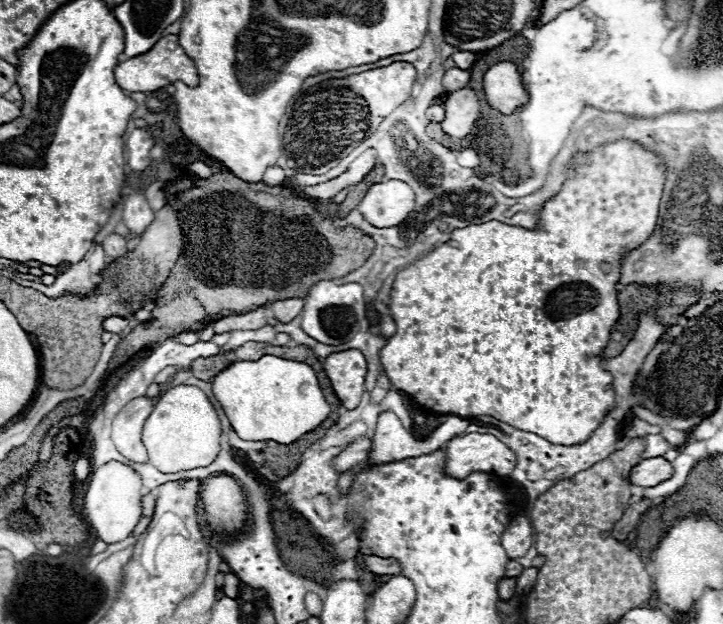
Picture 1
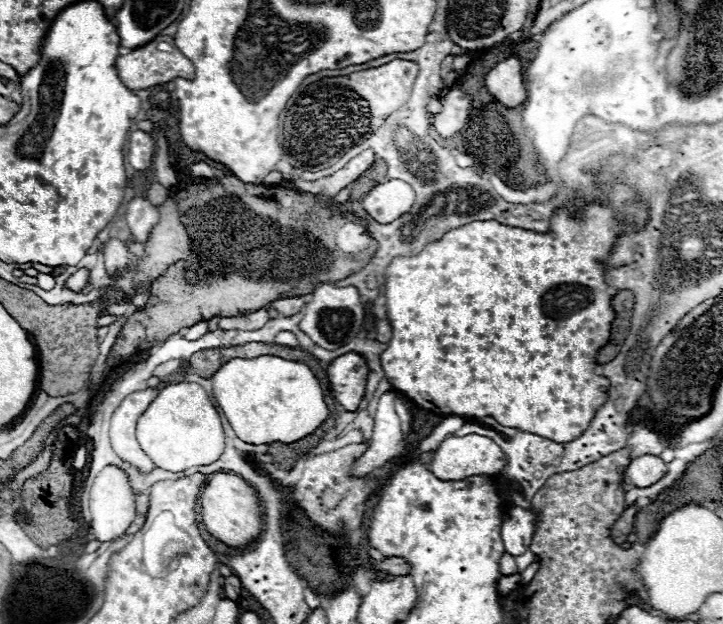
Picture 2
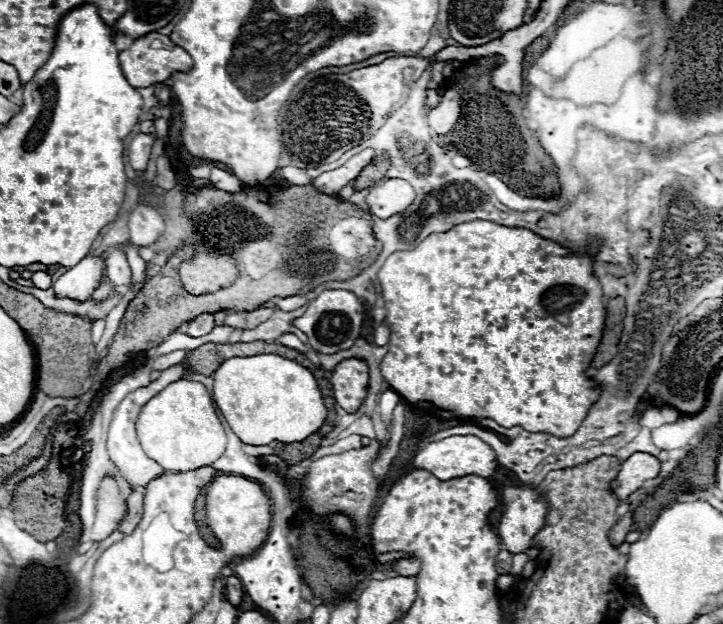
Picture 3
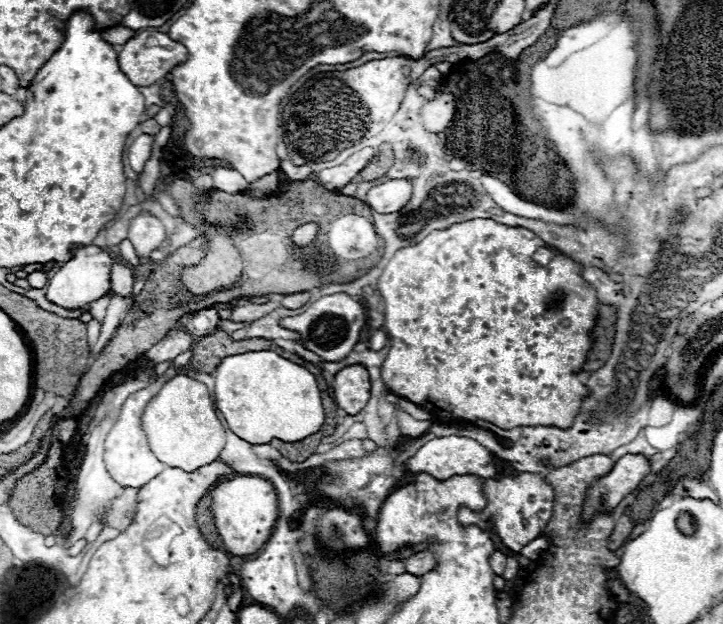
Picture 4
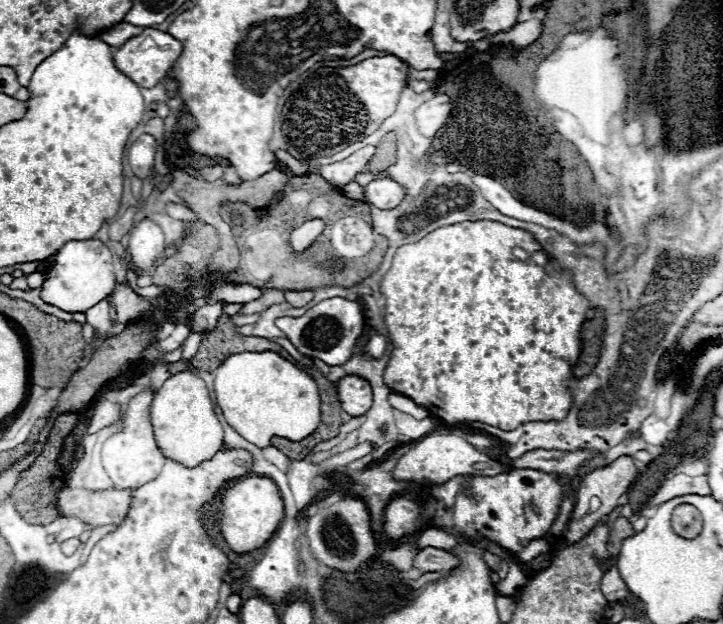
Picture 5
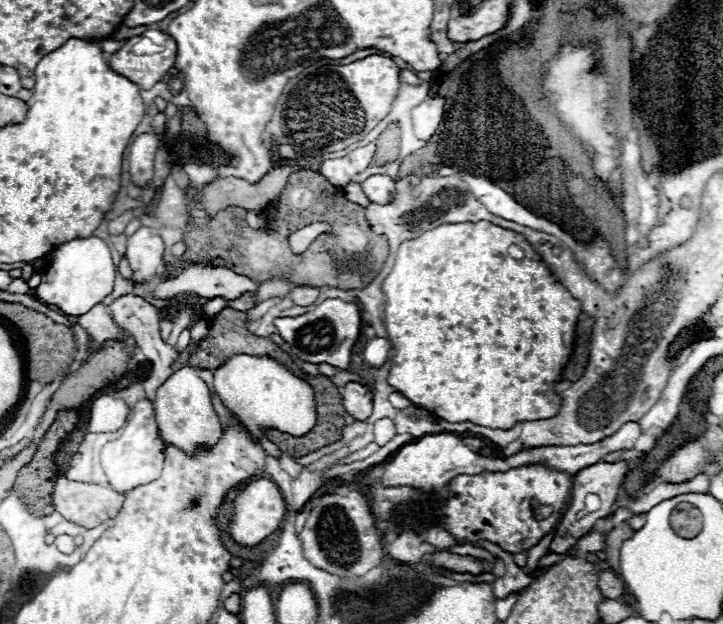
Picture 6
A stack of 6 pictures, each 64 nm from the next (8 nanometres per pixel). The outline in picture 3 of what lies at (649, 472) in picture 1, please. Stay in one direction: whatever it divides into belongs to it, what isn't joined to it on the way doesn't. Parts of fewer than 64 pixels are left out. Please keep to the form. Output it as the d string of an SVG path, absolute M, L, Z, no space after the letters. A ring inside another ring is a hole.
M636 452L622 462L618 476L610 484L610 488L618 496L618 500L624 500L632 492L636 492L644 480L656 478L658 472L660 472L660 462L654 456Z

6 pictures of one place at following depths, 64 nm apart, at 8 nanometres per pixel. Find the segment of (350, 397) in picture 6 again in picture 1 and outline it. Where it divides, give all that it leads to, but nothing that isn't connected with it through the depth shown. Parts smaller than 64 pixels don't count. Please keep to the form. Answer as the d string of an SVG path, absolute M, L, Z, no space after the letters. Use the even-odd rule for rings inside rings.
M344 350L338 354L330 354L324 362L324 370L340 404L348 410L354 410L364 394L366 360L362 352Z

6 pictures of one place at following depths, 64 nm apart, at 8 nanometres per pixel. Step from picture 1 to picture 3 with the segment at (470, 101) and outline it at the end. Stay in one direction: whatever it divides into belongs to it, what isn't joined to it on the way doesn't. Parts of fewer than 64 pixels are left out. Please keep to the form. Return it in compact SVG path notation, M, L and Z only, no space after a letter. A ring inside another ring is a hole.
M446 90L442 96L440 96L440 102L436 108L428 108L428 114L426 114L426 120L428 120L428 126L436 132L436 134L448 134L454 124L458 122L460 118L460 94L454 92L454 90Z

